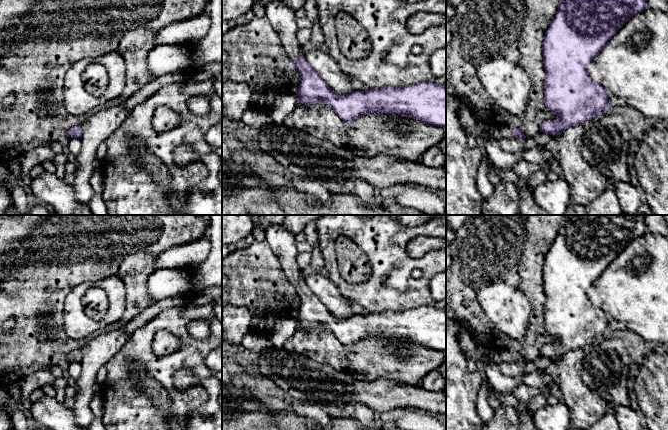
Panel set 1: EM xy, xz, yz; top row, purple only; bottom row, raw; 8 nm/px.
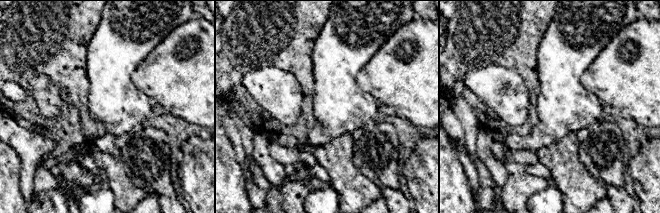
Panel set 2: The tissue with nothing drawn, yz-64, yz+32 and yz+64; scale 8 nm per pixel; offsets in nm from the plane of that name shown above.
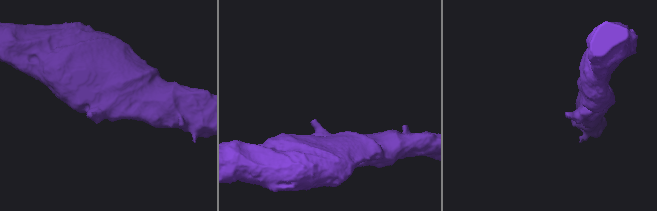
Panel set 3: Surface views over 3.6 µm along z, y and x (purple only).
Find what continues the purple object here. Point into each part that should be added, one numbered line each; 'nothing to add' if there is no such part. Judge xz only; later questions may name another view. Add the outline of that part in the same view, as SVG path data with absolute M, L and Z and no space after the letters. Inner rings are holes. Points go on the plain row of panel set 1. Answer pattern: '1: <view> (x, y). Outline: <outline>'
1: xz (282, 242). Outline: M278 223L270 224L265 230L266 242L271 247L274 254L277 256L283 271L285 272L288 281L294 285L300 280L300 268L296 262L298 255L297 242L295 240L295 234L287 230L284 226Z

